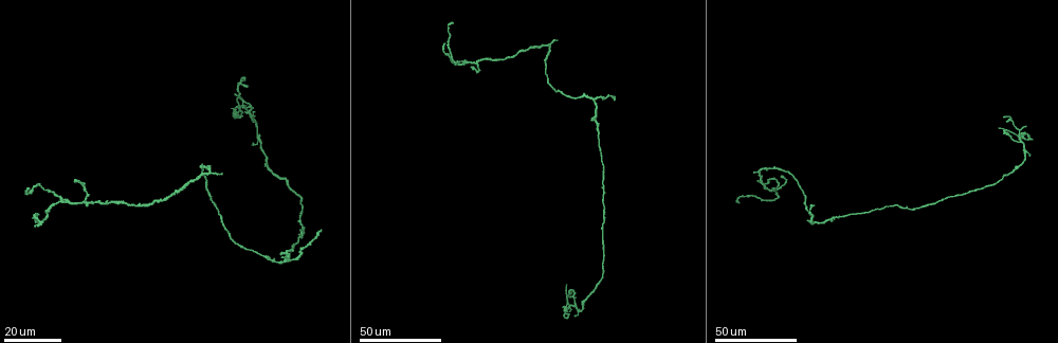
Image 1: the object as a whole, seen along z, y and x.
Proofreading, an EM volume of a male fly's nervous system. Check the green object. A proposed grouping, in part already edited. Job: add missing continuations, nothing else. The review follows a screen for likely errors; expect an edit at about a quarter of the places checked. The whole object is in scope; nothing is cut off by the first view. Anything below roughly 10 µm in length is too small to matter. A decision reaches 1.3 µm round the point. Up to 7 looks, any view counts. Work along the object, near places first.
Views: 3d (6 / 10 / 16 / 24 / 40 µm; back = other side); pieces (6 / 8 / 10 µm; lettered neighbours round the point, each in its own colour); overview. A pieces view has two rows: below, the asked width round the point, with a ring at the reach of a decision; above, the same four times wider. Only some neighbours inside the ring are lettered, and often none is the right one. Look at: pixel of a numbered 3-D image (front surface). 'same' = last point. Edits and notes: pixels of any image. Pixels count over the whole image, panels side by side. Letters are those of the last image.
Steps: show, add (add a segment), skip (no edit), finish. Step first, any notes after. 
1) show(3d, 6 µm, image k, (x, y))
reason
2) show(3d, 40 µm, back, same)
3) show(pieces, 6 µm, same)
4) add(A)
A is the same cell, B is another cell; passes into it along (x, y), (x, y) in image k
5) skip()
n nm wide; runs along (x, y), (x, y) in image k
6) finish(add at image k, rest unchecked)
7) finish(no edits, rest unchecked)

show(3d, 24 µm, image 1, (448, 23))
end of a long branch

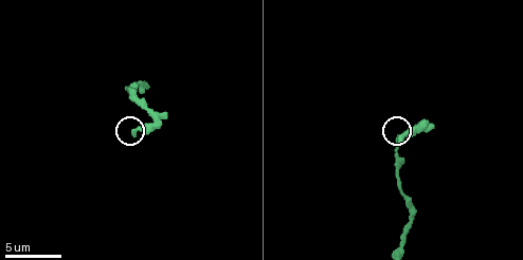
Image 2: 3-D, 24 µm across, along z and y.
show(pieces, 10 µm, image 2, (399, 139))
see the neighbours

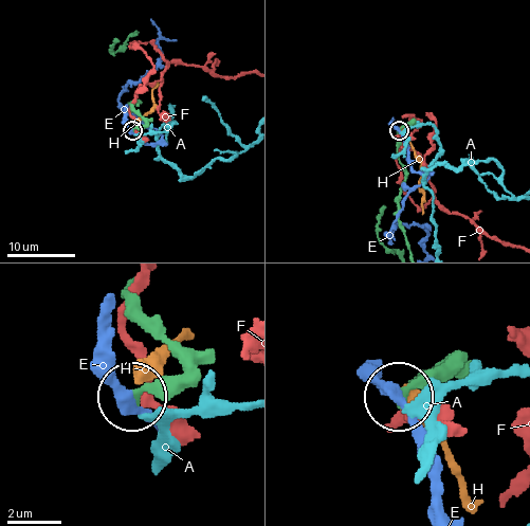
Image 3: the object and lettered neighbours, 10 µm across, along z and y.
skip()
310 nm wide; A, E, F and H are other cells; none of them fits

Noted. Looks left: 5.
show(3d, 40 µm, image 1, (233, 94))
branch stops here

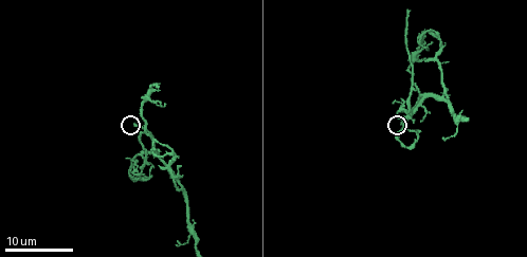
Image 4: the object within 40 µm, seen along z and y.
show(pieces, 8 µm, image 4, (135, 124))

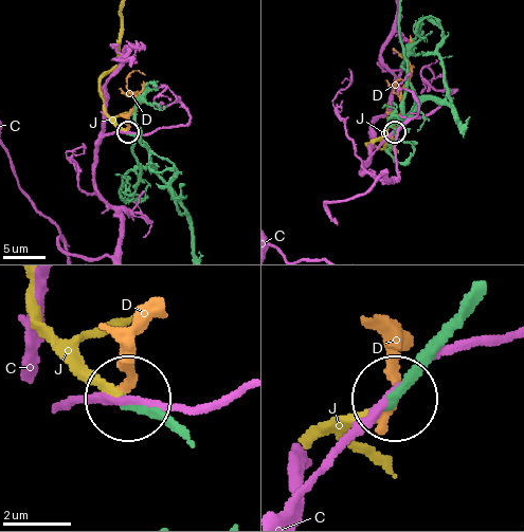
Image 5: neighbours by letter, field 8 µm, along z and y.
add(J)
210 nm wide; J is the same cell, C and D are other cells; the neuron continues

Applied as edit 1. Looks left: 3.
show(overview)

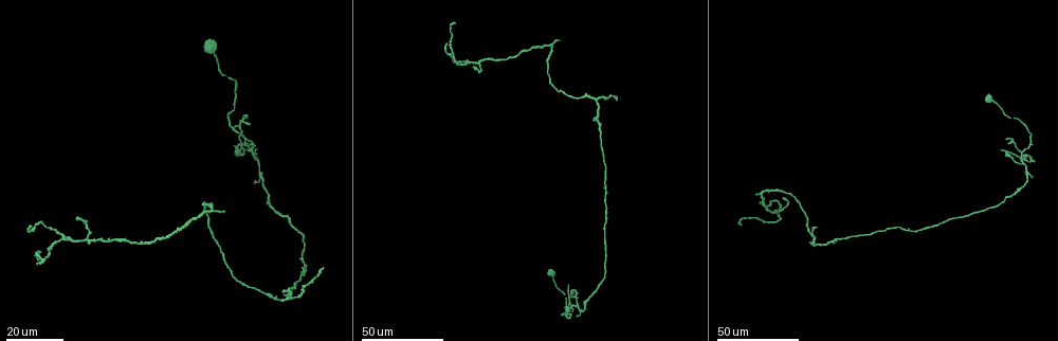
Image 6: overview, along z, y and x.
show(3d, 40 µm, image 6, (238, 136))
thin end

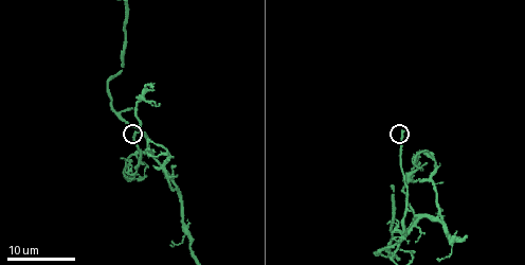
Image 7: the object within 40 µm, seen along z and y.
show(pieces, 6 µm, image 7, (404, 132))

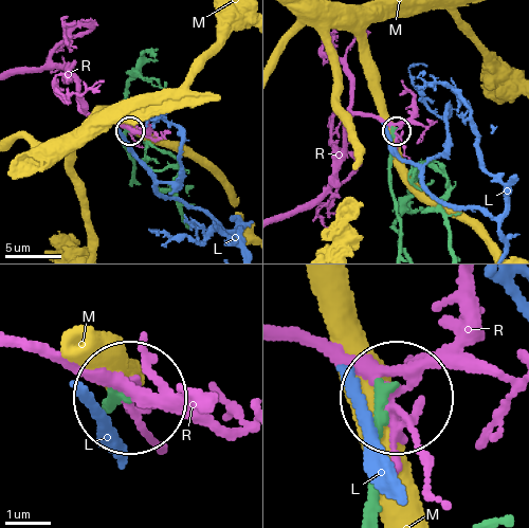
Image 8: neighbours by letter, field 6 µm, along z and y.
skip()
L, M and R are other cells; runs along (400, 244), (398, 205), (389, 185), (395, 132) in image 8; no lettered segment goes on from it

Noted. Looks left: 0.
finish(add at image 5, rest unchecked)

